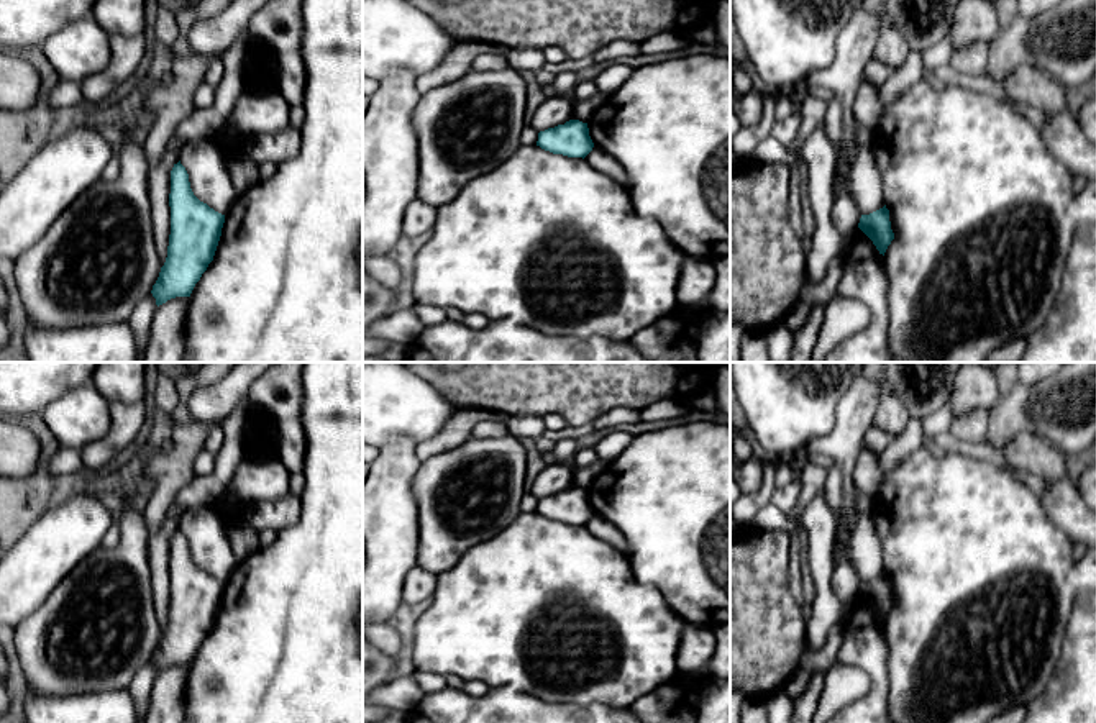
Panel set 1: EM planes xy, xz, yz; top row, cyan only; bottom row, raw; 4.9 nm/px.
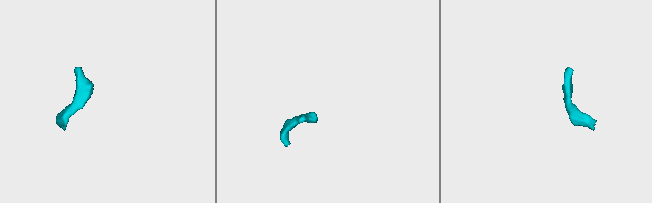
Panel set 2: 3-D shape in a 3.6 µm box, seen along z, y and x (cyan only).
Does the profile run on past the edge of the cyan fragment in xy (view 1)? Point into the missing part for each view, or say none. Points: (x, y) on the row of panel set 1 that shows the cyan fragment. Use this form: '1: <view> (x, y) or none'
1: none

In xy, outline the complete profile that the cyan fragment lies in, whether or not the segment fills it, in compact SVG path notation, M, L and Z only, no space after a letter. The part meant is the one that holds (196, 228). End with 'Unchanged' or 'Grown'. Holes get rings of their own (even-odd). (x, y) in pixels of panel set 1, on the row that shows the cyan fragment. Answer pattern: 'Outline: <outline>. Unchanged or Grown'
Outline: M180 161L171 171L169 207L167 257L151 290L158 307L176 297L190 297L213 261L225 223L225 215L194 195Z. Unchanged

